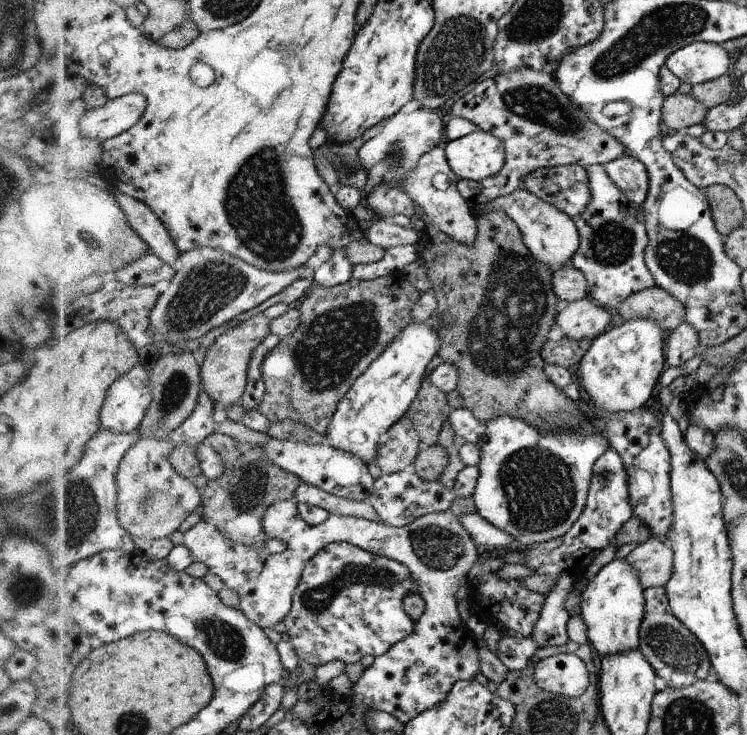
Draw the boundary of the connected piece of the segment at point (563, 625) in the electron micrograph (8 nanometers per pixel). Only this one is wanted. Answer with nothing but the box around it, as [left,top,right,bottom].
[530,572,574,648]

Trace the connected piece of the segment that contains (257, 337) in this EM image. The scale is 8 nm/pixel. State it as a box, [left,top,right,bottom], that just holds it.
[203,312,272,419]

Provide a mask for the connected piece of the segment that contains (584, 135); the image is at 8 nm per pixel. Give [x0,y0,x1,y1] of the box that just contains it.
[451,66,627,205]

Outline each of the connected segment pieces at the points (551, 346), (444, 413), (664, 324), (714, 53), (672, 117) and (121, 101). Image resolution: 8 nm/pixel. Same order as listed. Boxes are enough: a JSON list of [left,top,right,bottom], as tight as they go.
[[541,340,592,369],[405,377,453,446],[618,284,687,331],[666,41,730,85],[662,92,708,132],[79,94,148,141]]

